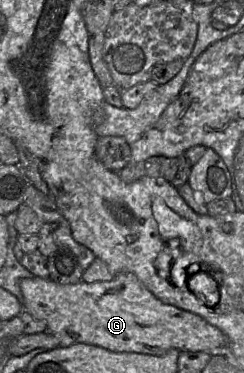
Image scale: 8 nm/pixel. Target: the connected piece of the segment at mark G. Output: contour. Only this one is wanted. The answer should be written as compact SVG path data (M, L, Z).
M130 272L119 273L110 281L79 281L75 284L58 284L50 278L34 276L22 279L20 289L24 298L24 311L28 311L35 319L44 321L48 332L58 338L61 347L84 343L113 352L136 352L156 356L162 356L171 349L212 353L227 347L227 337L219 328L197 314L161 302Z

